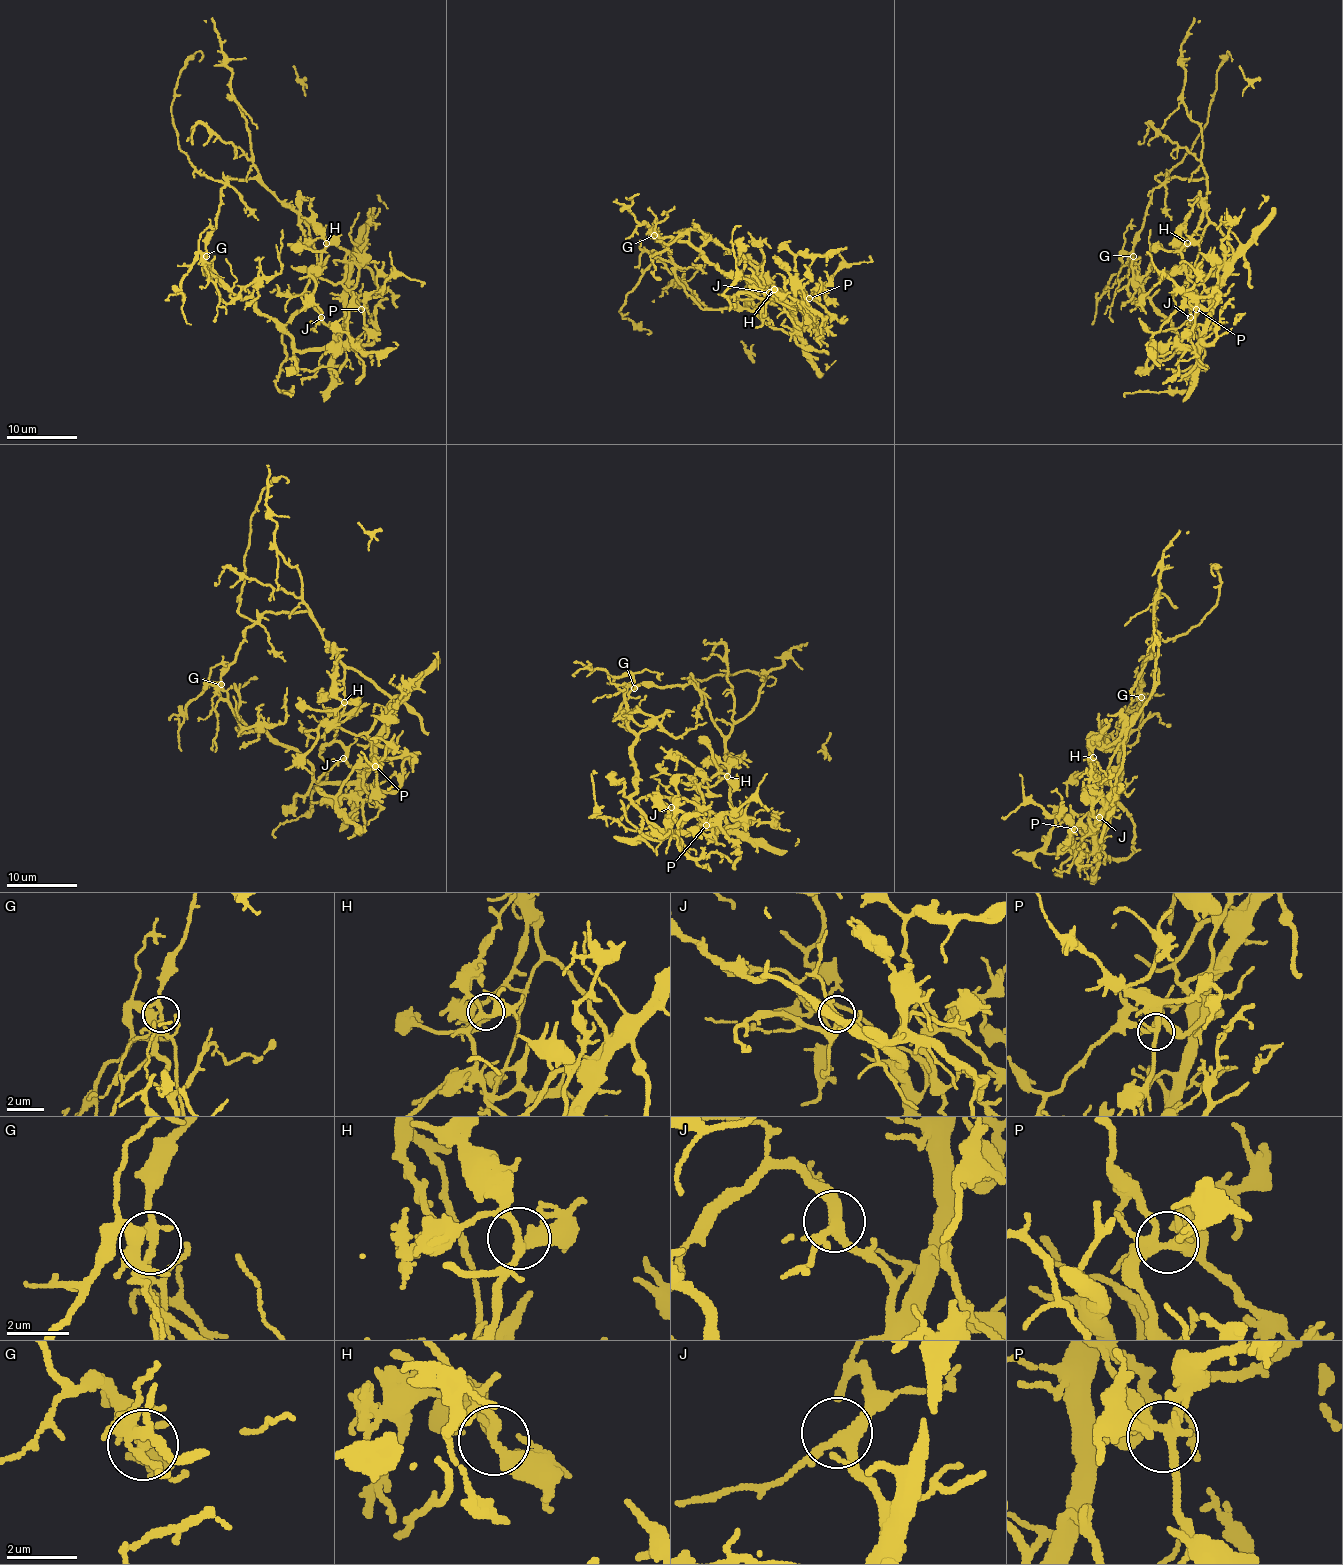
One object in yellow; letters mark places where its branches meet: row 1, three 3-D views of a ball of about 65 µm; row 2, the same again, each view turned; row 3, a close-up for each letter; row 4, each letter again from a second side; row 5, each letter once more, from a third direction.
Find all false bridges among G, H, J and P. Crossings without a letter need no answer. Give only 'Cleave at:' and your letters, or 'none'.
Cleave at: G

